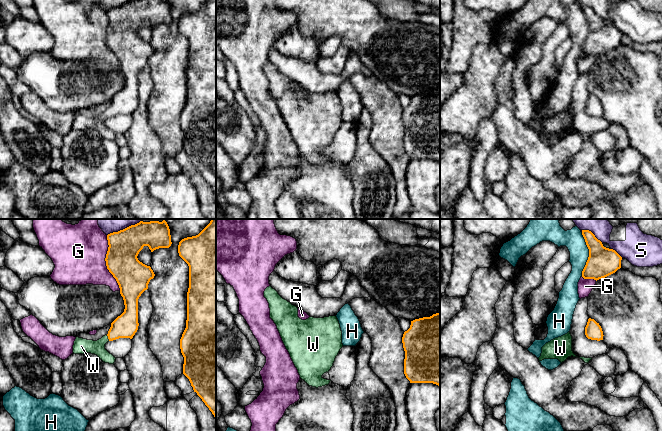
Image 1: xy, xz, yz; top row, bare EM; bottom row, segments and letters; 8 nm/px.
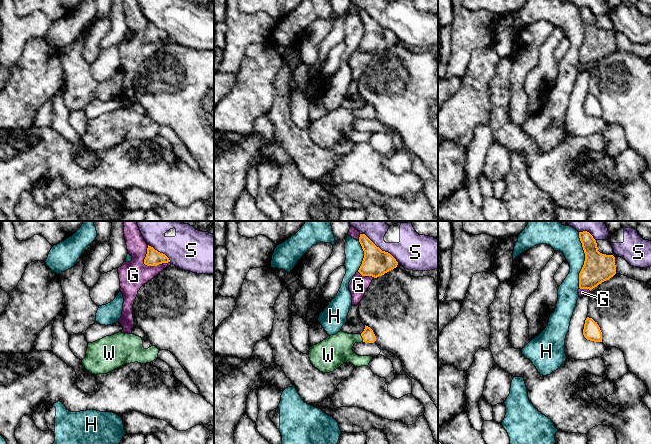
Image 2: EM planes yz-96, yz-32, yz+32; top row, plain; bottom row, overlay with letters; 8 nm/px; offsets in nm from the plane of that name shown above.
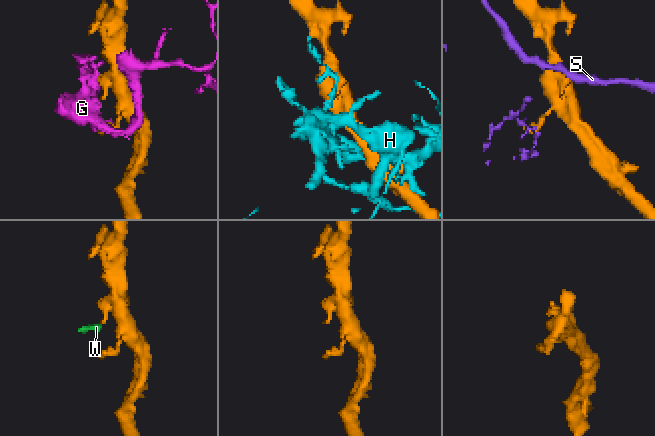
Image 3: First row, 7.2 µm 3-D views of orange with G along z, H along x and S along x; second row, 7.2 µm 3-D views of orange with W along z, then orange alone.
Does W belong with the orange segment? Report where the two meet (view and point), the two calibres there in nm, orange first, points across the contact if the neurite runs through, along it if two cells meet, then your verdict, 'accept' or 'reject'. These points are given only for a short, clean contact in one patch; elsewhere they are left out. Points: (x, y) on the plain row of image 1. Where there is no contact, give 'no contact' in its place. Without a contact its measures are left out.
meets orange in xy at (108, 114); 190 nm thick on the orange side, 130 nm on the other; runs through xy (126, 101), (119, 104), (108, 114), (98, 122), (81, 122); accept

